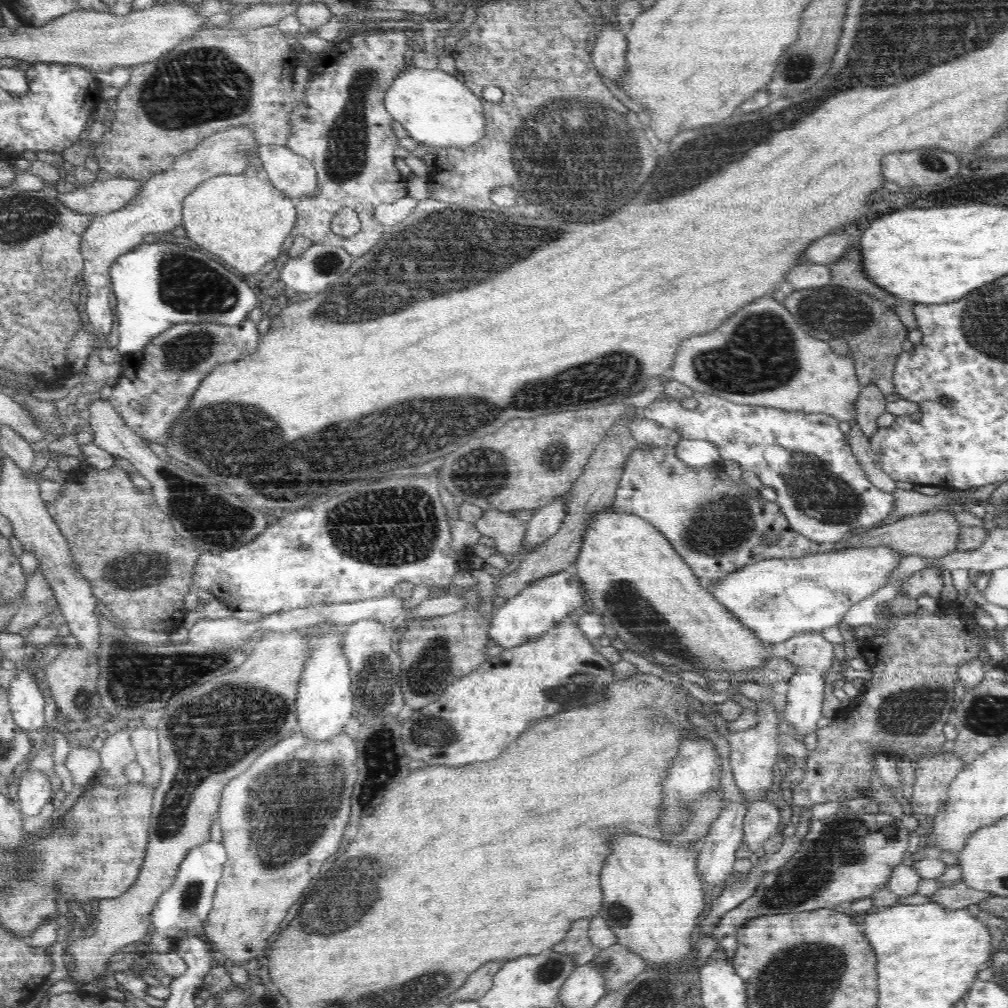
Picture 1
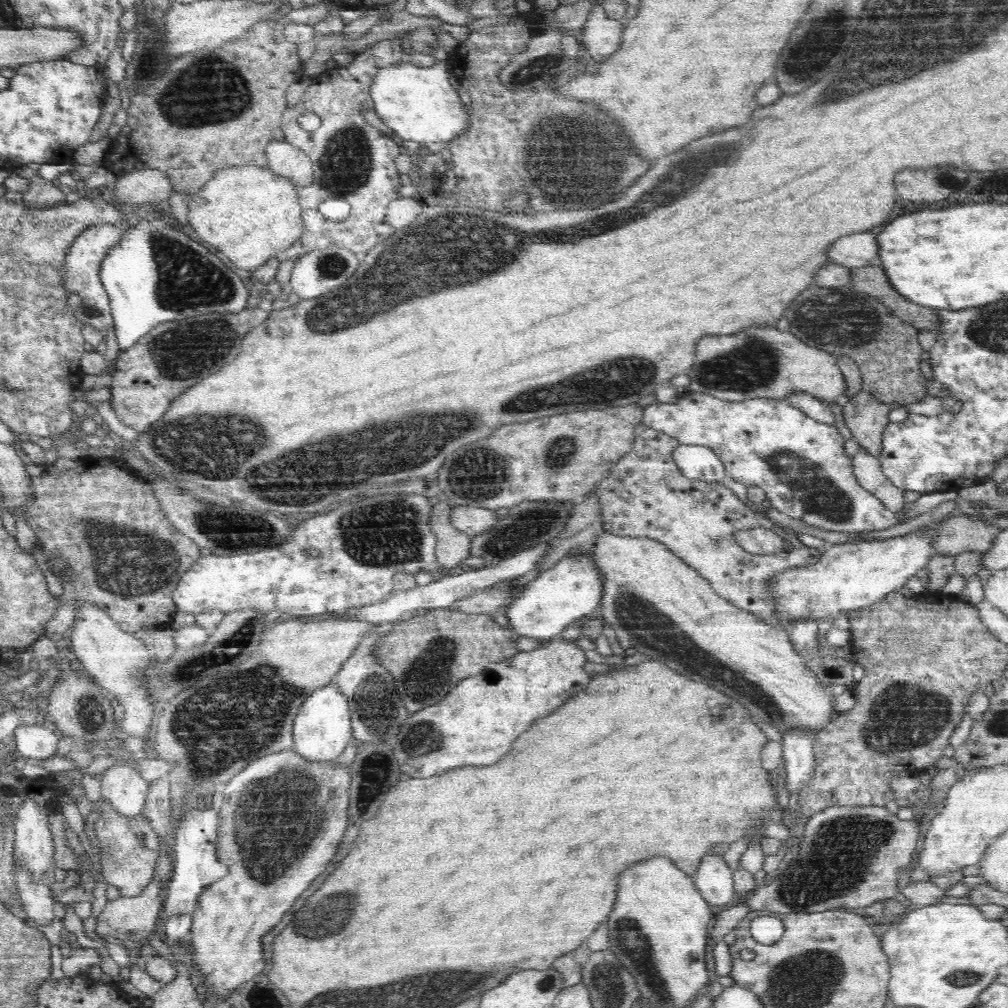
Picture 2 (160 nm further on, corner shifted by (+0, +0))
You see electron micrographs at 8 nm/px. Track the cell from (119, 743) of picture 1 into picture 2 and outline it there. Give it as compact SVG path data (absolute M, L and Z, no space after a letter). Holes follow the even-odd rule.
M128 764L114 765L102 772L101 793L107 798L108 806L122 816L140 816L145 811L148 781L142 779L138 770L132 769Z

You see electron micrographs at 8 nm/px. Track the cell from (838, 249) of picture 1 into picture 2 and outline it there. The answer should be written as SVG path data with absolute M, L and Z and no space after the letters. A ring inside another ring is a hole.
M870 232L840 238L830 248L828 256L832 260L830 263L844 266L850 270L870 266L882 267L876 236L872 236Z

